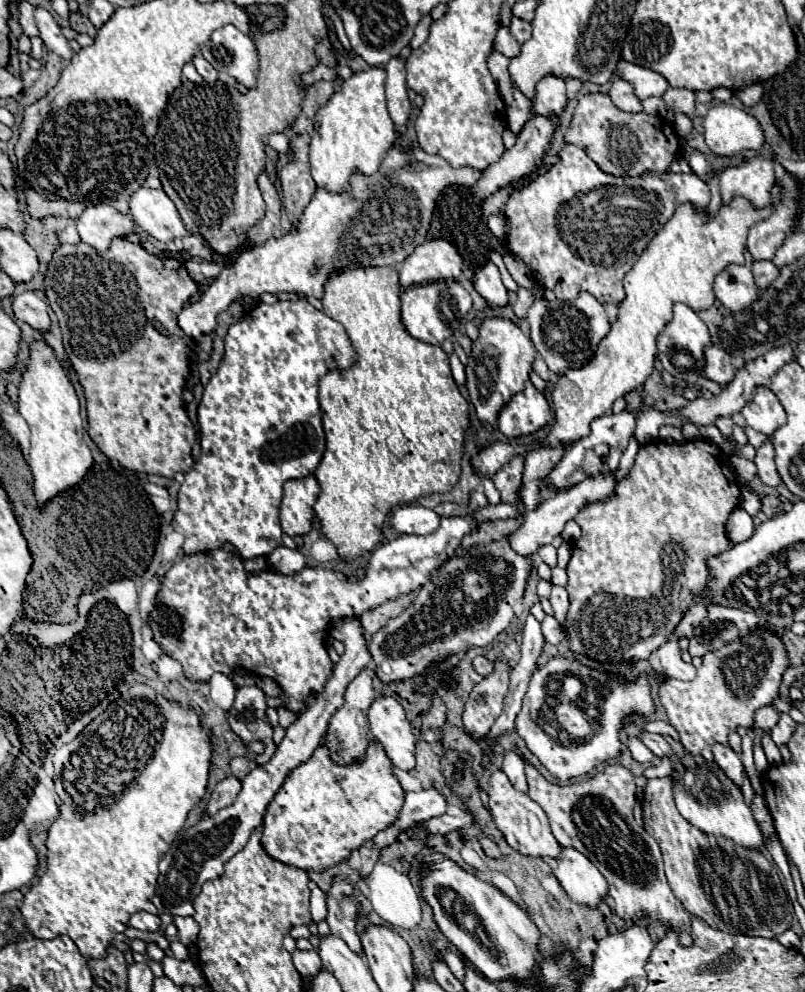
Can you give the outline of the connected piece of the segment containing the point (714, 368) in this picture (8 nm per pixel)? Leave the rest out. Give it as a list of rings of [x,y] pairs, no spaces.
[[[707,346],[705,350],[705,358],[707,358],[707,368],[705,368],[705,376],[719,382],[721,386],[729,384],[735,376],[735,366],[733,366],[733,356],[719,348],[719,346]]]

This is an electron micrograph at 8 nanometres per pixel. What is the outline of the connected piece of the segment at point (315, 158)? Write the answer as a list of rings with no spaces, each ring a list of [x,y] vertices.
[[[385,70],[355,72],[315,116],[315,136],[311,140],[311,174],[315,184],[333,194],[351,192],[349,180],[353,174],[373,176],[387,150],[395,144],[395,138],[385,102]]]

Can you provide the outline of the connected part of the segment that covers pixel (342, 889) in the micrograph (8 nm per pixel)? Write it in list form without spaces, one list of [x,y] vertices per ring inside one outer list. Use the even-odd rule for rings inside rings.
[[[337,876],[329,888],[327,894],[329,914],[327,924],[331,928],[331,934],[341,938],[355,954],[363,956],[361,938],[357,932],[357,916],[359,916],[359,902],[355,894],[355,884],[349,878]]]

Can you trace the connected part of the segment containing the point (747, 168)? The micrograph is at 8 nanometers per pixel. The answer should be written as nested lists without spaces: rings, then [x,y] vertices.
[[[767,158],[747,160],[743,166],[725,168],[719,174],[721,204],[729,204],[735,196],[749,200],[753,208],[771,204],[771,186],[775,184],[773,162]]]

